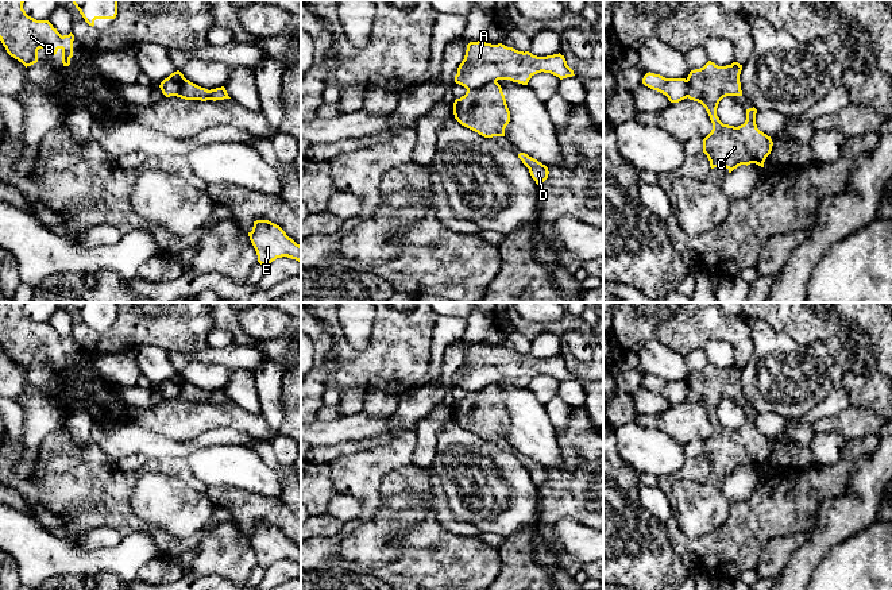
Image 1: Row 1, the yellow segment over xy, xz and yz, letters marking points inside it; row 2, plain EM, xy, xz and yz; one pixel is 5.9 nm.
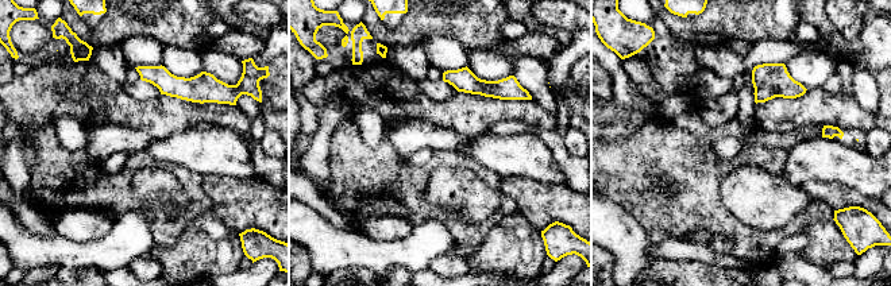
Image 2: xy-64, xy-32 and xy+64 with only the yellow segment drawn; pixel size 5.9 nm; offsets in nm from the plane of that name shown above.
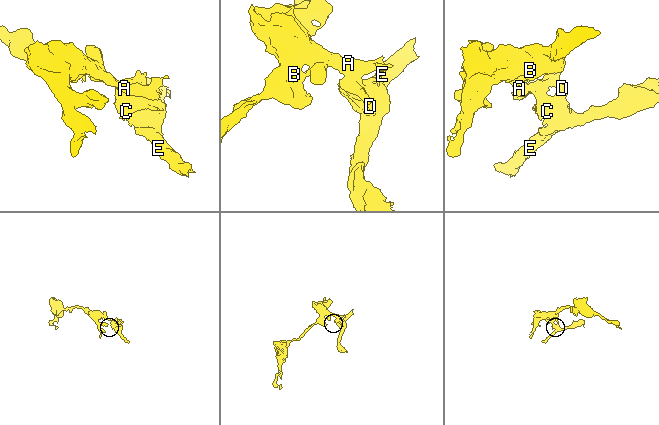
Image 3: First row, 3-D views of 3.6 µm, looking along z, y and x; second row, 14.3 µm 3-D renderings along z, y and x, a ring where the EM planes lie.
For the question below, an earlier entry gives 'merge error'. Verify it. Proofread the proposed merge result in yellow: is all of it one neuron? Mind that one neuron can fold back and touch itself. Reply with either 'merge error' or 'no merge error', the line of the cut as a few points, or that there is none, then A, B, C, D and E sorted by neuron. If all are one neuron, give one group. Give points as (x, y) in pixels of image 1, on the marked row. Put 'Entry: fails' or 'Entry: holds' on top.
Entry: holds
merge error | xz (495, 80), (467, 89) | A B / C D E

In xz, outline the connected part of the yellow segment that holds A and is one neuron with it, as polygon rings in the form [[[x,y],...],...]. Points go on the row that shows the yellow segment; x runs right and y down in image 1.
[[[478,41],[467,45],[455,82],[466,89],[475,89],[498,80],[528,85],[529,80],[541,72],[551,73],[560,80],[575,76],[560,53],[537,57],[502,43],[491,45]]]

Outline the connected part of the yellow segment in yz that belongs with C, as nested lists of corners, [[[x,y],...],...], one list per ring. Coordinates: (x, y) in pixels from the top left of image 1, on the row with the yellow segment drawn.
[[[708,61],[703,68],[691,70],[687,77],[688,99],[700,103],[713,123],[711,132],[703,139],[703,153],[711,169],[726,167],[729,173],[741,165],[756,163],[764,167],[772,151],[771,136],[757,128],[757,109],[746,109],[744,124],[723,124],[717,116],[719,101],[726,96],[742,96],[740,74],[742,65],[718,66]]]

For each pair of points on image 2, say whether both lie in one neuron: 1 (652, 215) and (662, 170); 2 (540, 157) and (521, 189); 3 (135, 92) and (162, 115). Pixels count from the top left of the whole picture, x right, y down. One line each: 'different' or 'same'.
1: same
2: different
3: different

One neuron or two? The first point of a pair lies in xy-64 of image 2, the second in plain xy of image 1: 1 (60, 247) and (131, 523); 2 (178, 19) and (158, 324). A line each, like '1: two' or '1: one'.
1: two
2: one

